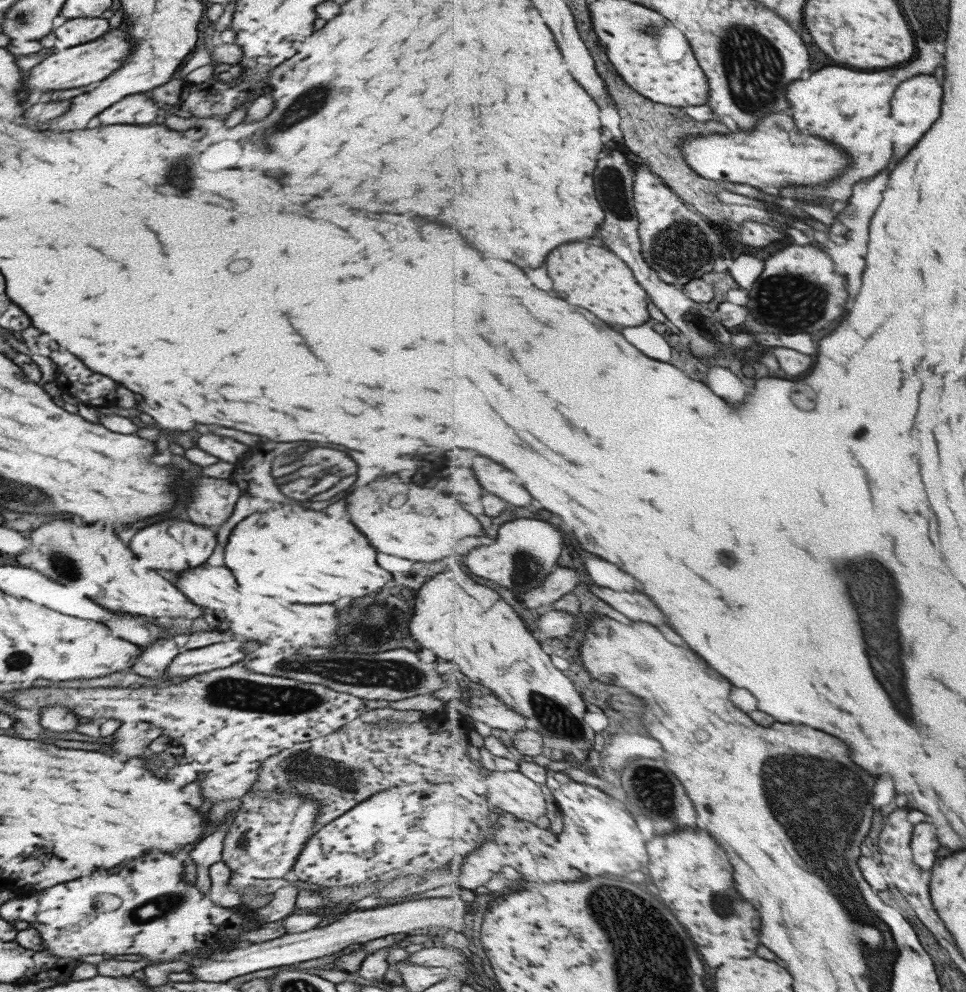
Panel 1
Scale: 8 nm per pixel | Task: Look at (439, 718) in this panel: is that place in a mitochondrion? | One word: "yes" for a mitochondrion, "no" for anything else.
no

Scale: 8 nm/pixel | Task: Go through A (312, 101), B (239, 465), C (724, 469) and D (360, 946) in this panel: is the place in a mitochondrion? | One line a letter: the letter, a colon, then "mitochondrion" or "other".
A: mitochondrion
B: other
C: other
D: other

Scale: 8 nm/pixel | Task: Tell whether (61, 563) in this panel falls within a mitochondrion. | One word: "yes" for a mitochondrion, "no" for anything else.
yes

